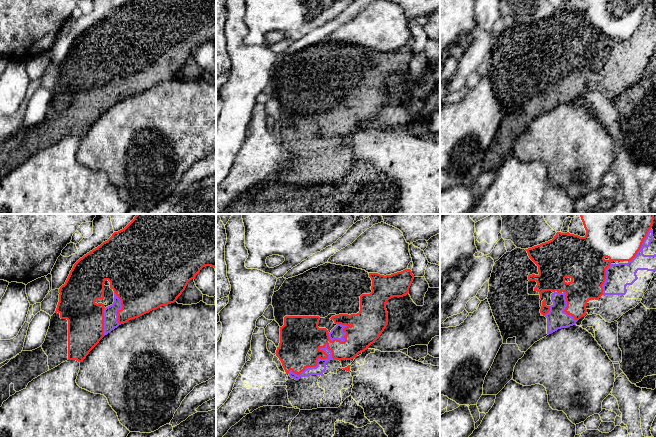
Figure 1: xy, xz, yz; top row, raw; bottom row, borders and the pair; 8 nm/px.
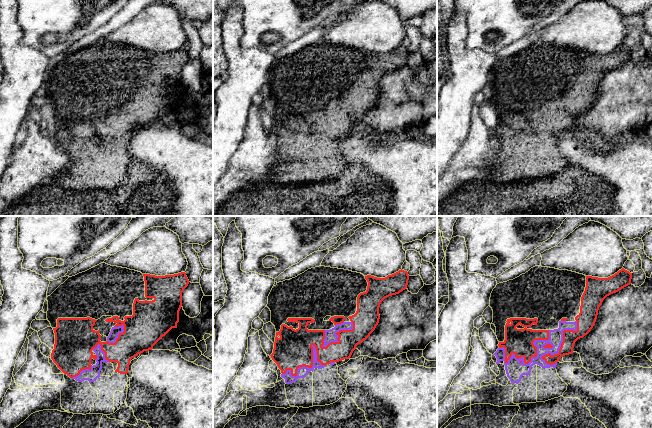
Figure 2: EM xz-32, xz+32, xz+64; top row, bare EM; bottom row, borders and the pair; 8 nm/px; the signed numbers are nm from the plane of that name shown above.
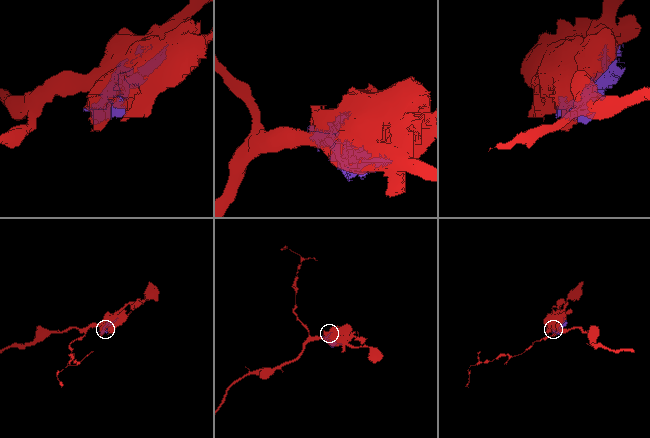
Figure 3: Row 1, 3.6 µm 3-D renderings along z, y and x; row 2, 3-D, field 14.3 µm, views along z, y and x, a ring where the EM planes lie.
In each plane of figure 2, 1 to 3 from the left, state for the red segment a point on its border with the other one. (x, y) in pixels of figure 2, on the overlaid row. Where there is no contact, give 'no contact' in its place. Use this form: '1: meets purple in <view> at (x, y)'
1: meets purple in xz-32 at (117, 336)
2: meets purple in xz+32 at (303, 366)
3: meets purple in xz+64 at (537, 356)

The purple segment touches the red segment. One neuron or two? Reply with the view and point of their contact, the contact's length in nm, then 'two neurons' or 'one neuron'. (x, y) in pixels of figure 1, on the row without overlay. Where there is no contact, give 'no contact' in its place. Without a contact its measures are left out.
xz (318, 135) | 420 nm | two neurons

